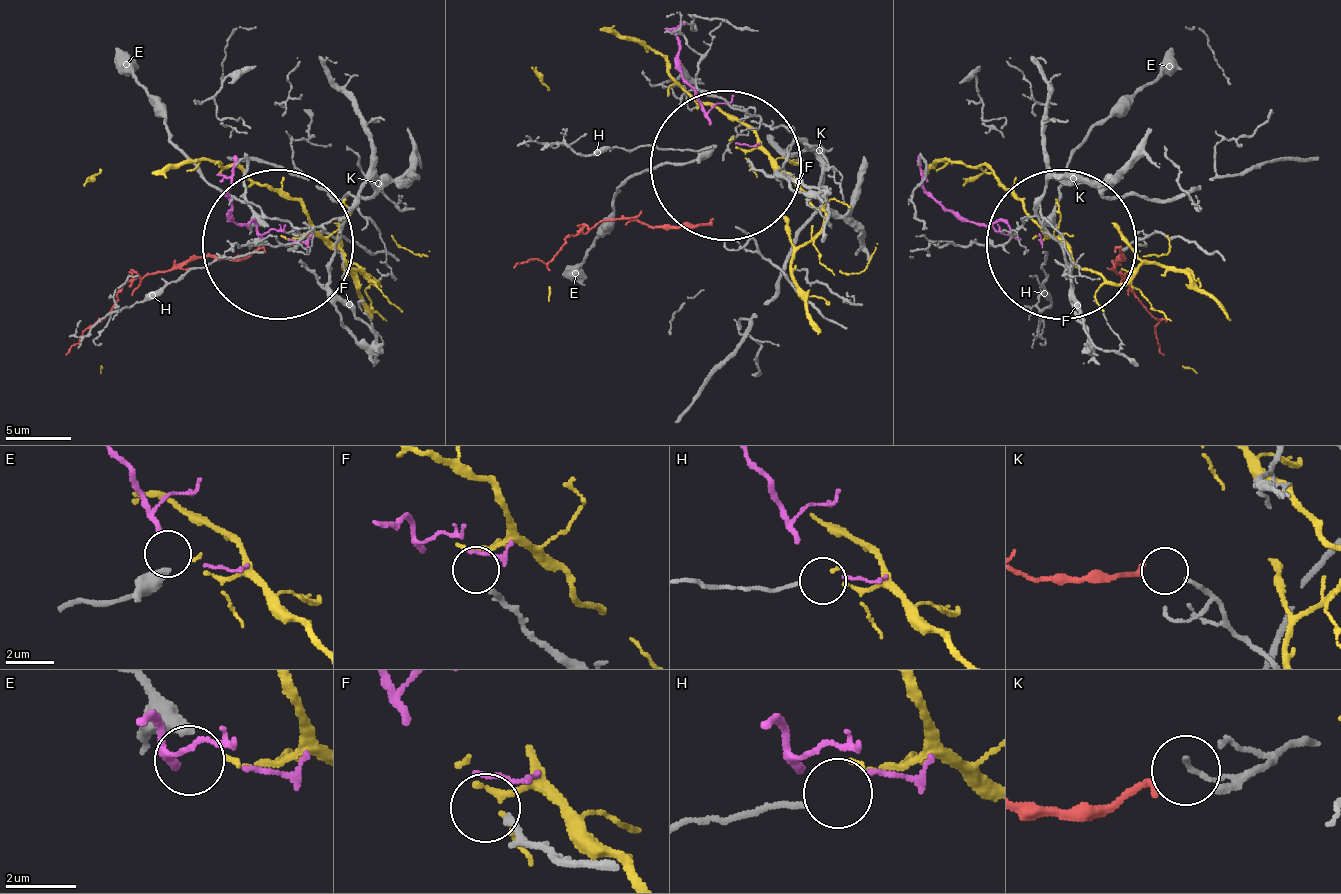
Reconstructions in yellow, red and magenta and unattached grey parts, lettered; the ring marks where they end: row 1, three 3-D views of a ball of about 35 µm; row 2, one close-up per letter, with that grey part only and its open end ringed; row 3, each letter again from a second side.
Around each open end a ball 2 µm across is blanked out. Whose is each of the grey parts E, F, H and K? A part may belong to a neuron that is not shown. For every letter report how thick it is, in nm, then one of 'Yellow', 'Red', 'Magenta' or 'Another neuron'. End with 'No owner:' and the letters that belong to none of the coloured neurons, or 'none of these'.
E: Thickness 440 nm. Another neuron
F: Thickness 180 nm. Magenta
H: Thickness 150 nm. Yellow
K: Thickness 170 nm. Red
No owner: E

